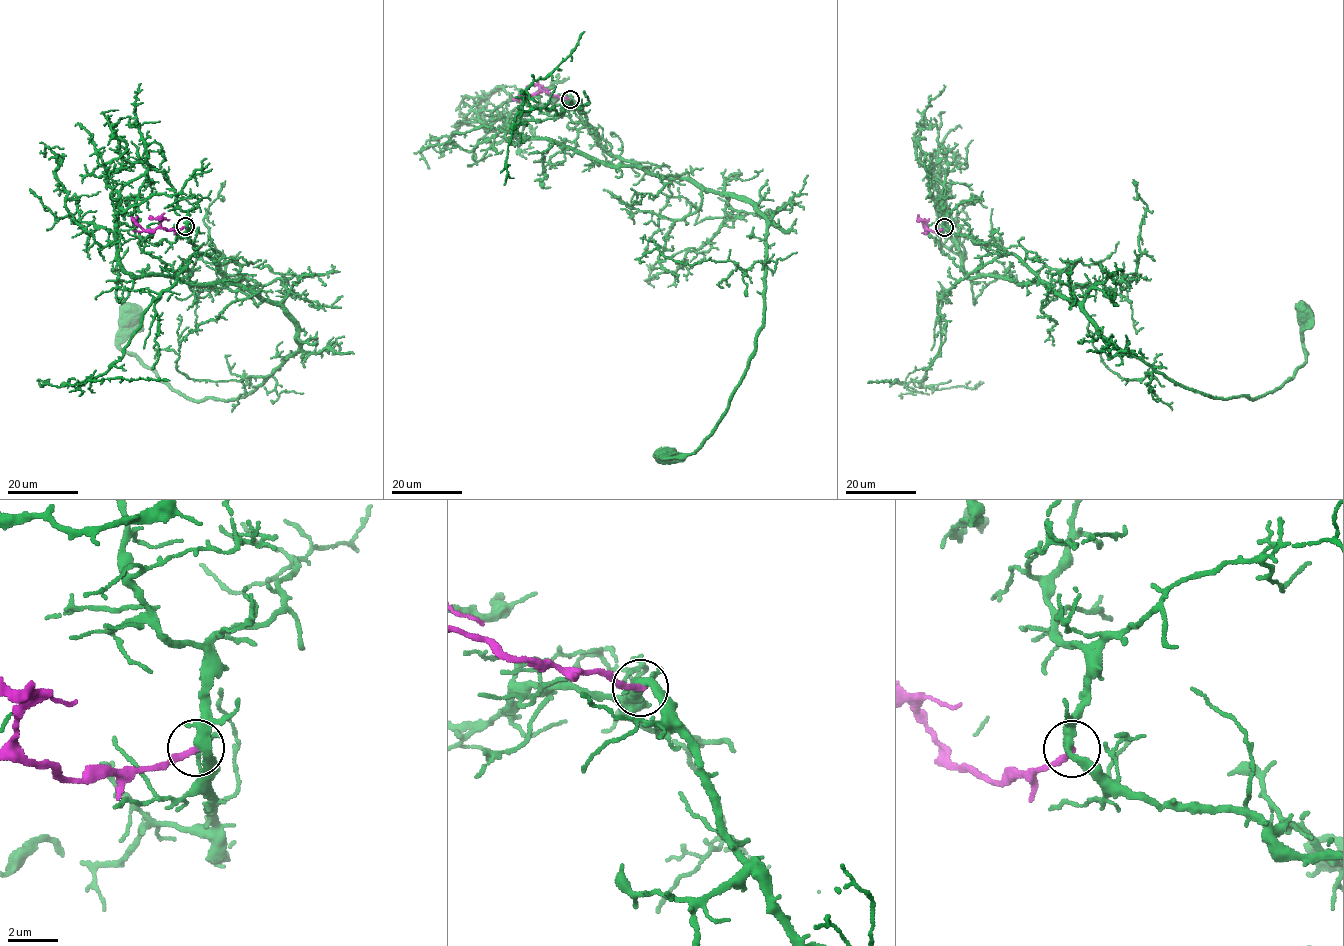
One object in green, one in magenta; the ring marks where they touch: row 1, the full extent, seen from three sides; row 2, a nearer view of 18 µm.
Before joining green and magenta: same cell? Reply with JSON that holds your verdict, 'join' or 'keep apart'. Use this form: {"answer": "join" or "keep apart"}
{"answer": "keep apart"}

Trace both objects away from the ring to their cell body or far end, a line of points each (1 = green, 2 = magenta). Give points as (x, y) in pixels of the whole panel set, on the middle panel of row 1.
1: (570, 98), (606, 151), (658, 176), (732, 193), (767, 225), (764, 318), (755, 354), (701, 446), (666, 455)
2: (570, 99), (539, 91), (512, 99)

